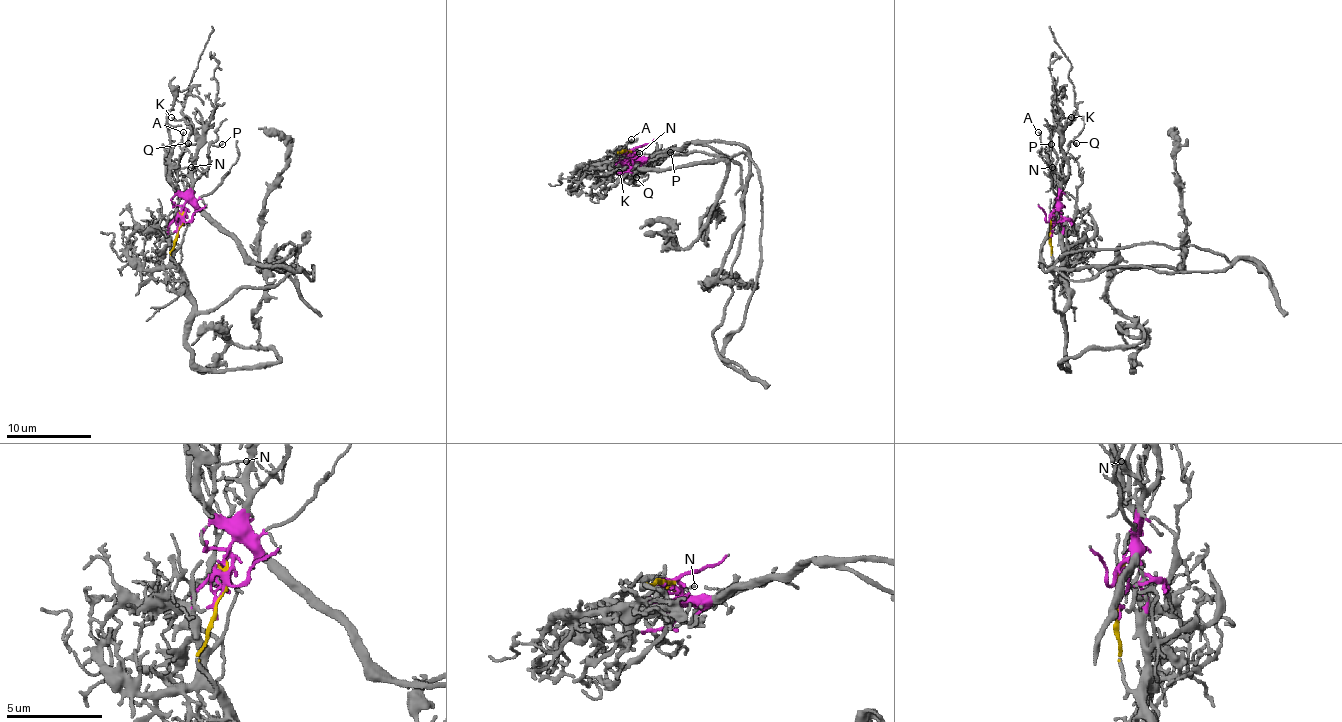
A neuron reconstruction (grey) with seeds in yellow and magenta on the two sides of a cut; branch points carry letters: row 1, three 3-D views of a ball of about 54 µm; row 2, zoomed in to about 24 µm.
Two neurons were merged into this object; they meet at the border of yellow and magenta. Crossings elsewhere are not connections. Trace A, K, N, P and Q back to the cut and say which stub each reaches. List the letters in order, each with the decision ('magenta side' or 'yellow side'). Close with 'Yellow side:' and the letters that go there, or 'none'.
A: magenta side
K: magenta side
N: magenta side
P: magenta side
Q: magenta side
Yellow side: none

